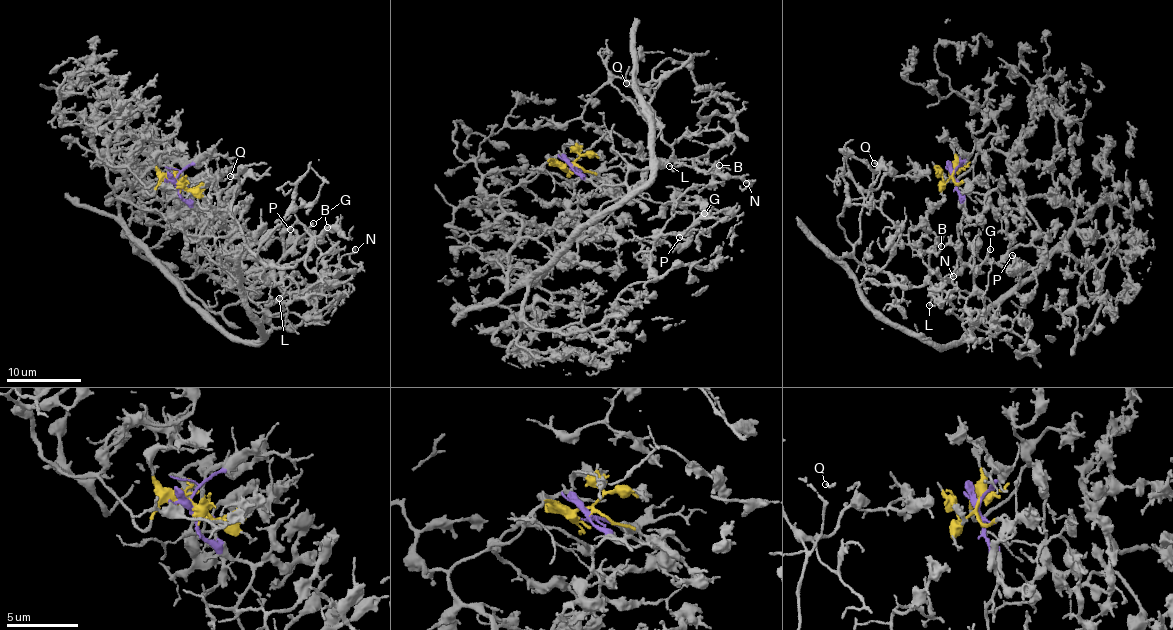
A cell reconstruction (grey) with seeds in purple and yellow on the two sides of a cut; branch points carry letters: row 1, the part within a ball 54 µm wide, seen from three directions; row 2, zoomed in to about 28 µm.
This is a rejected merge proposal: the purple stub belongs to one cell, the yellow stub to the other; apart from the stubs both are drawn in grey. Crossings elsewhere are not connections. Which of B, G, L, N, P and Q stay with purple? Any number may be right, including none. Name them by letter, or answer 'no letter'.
B, G, L, N, P, Q

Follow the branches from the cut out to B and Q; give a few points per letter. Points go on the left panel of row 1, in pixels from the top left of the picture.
B: (178, 184), (180, 196), (208, 217), (201, 234), (205, 252), (234, 278), (275, 265), (295, 264), (327, 227)
Q: (178, 184), (205, 213), (210, 258), (234, 278), (277, 265), (272, 285), (232, 212), (243, 173), (230, 176)

